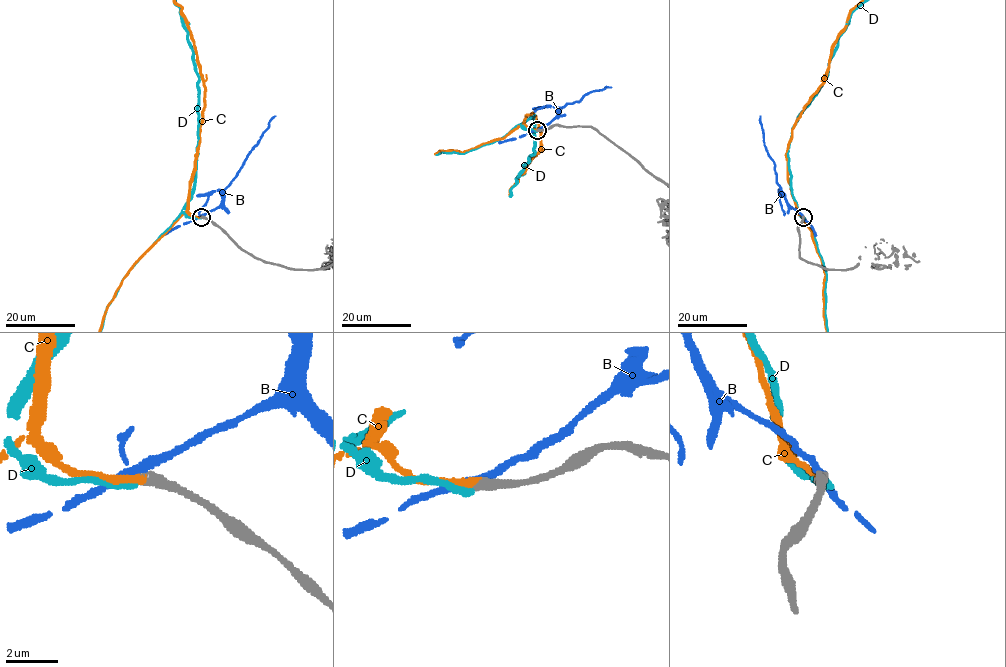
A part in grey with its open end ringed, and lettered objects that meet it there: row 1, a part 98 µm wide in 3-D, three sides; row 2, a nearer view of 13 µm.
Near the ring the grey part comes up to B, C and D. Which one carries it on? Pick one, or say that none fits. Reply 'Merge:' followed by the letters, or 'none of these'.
Merge: C

